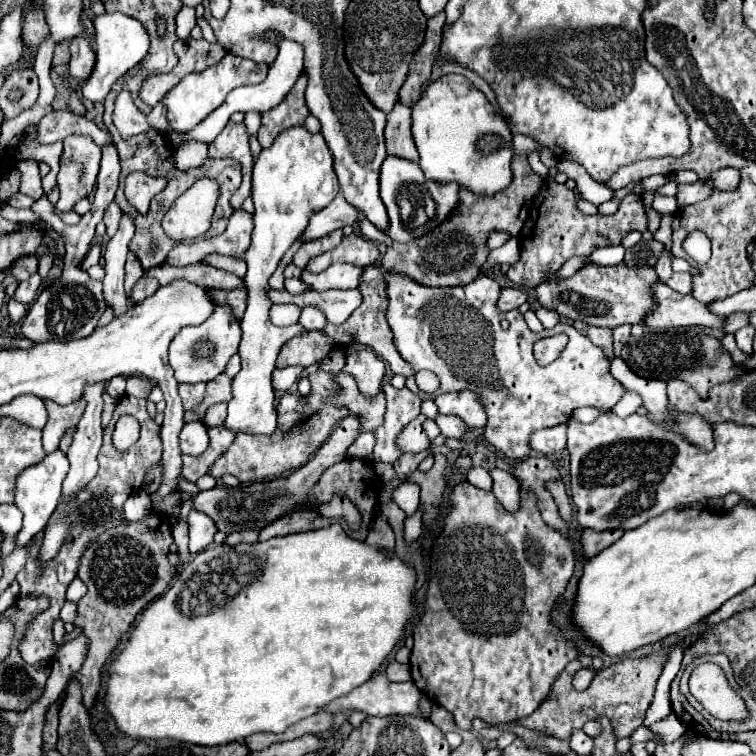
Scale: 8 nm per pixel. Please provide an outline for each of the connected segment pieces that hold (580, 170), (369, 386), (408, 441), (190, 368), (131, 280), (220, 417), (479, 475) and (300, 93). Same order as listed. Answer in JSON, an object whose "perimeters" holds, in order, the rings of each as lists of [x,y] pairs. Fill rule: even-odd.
{"perimeters":[[[[558,161],[556,163],[556,169],[560,173],[566,173],[568,179],[574,179],[576,181],[576,189],[582,193],[582,197],[594,205],[600,205],[608,199],[614,197],[614,189],[610,189],[608,185],[604,183],[598,183],[594,181],[584,167],[578,167],[578,163],[572,163],[572,161]]],[[[360,349],[360,351],[350,353],[346,357],[344,371],[348,371],[356,379],[358,389],[364,395],[372,397],[380,393],[380,383],[384,377],[384,361],[374,351]]],[[[418,415],[406,429],[404,433],[400,433],[400,439],[396,439],[396,447],[400,447],[406,453],[418,453],[418,451],[426,451],[428,447],[428,437],[422,429],[424,423],[424,415]]],[[[216,307],[210,319],[202,325],[182,327],[180,333],[170,343],[170,365],[174,369],[174,379],[178,383],[200,383],[212,381],[220,375],[228,363],[228,359],[238,353],[240,343],[240,323],[234,319],[230,307]]],[[[130,251],[130,253],[128,253],[128,261],[126,261],[126,289],[128,289],[128,293],[130,293],[132,285],[134,285],[142,275],[144,275],[144,271],[142,271],[142,267],[140,267],[140,259],[136,259],[134,251]]],[[[216,403],[214,407],[208,407],[204,423],[208,427],[220,427],[222,421],[224,421],[224,417],[226,417],[226,403]]],[[[480,467],[470,469],[470,473],[468,473],[468,481],[470,481],[474,487],[478,487],[478,489],[492,491],[492,477],[490,477],[490,473],[488,473],[486,469],[480,469]]],[[[300,75],[296,85],[292,87],[292,91],[286,95],[286,99],[280,105],[276,105],[272,111],[262,115],[262,127],[258,131],[258,141],[260,141],[260,145],[264,149],[272,145],[274,137],[280,131],[304,123],[304,119],[308,115],[308,107],[304,103],[304,89],[306,89],[306,85],[302,85],[300,79],[306,83],[306,77]]]]}

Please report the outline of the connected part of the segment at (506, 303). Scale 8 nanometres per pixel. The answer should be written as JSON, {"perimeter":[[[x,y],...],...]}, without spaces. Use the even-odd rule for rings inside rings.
{"perimeter":[[[508,287],[508,289],[502,289],[500,291],[500,299],[498,299],[498,309],[500,311],[510,311],[510,309],[518,309],[524,301],[526,301],[526,293],[520,291],[520,289],[514,289],[514,287]]]}

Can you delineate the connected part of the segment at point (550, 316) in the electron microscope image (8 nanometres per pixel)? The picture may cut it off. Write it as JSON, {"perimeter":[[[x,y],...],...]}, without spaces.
{"perimeter":[[[540,307],[540,309],[536,309],[536,315],[538,315],[540,323],[542,323],[546,329],[554,327],[554,325],[560,321],[560,315],[556,315],[552,309],[544,309],[544,307]]]}

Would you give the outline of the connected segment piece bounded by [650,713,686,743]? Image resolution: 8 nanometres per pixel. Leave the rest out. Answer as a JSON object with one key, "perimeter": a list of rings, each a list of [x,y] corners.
{"perimeter":[[[670,713],[668,717],[664,717],[664,719],[656,721],[656,723],[652,723],[650,729],[656,731],[660,737],[664,737],[664,743],[676,741],[676,737],[680,737],[680,733],[686,731],[684,723],[682,723],[674,713]]]}

